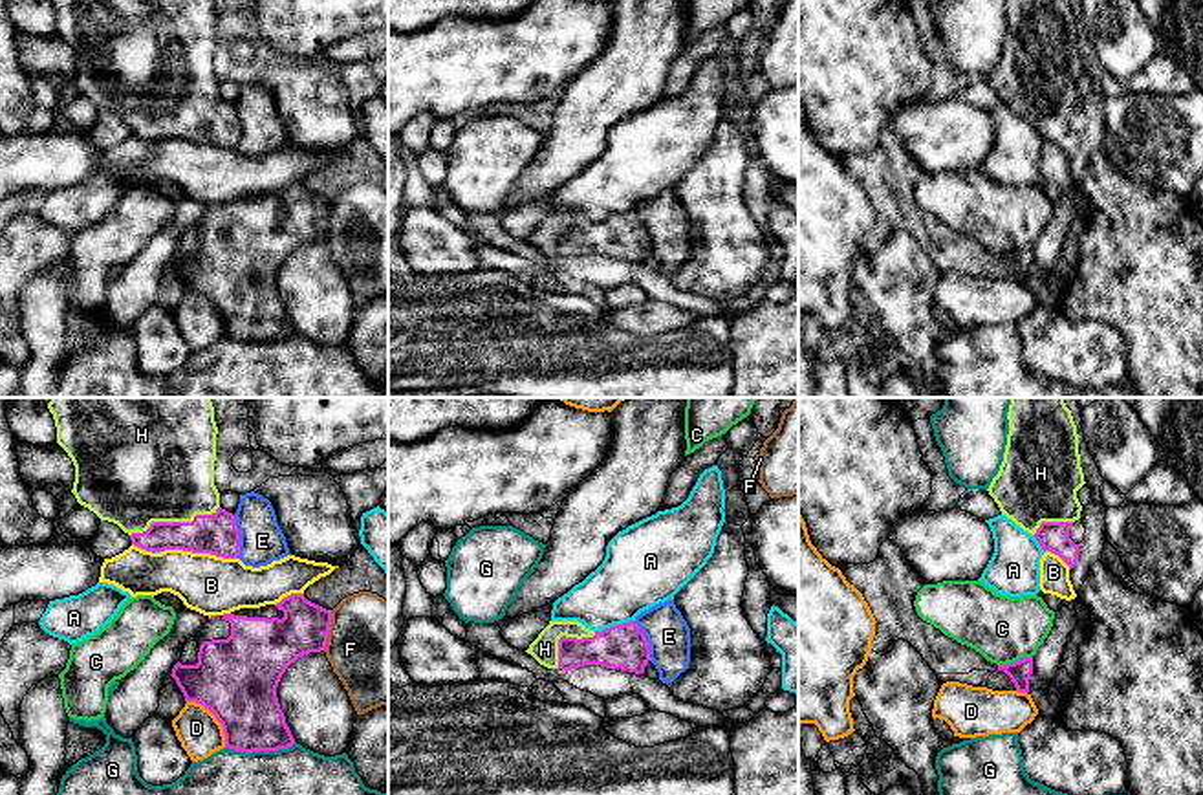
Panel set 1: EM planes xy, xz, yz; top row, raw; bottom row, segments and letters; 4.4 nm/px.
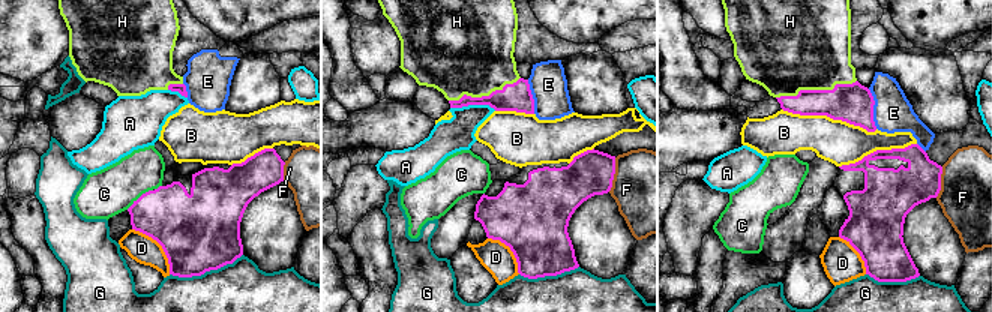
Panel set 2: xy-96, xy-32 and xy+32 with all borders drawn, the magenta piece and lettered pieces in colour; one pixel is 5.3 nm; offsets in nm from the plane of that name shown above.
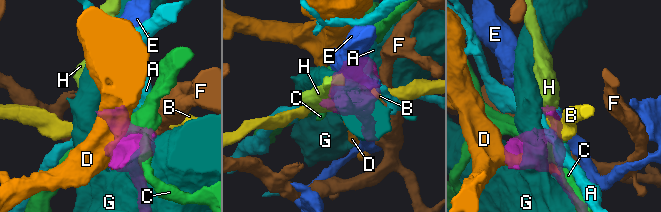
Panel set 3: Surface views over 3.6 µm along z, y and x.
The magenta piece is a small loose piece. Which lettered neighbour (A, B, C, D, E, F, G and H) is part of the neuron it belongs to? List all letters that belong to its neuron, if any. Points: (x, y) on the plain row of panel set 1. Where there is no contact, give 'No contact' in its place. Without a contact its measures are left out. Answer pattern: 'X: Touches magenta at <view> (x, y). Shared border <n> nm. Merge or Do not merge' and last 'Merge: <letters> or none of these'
A: Touches magenta at xz (614, 215). Shared border 190 nm. Do not merge
B: Touches magenta at xy (200, 141). Shared border 340 nm. Do not merge
C: Touches magenta at yz (1015, 251). Shared border 160 nm. Do not merge
D: Touches magenta at xy (216, 308). Shared border 260 nm. Do not merge
E: Touches magenta at xy (238, 127). Shared border 190 nm. Do not merge
F: Touches magenta at xy (328, 220). Shared border 180 nm. Do not merge
G: Touches magenta at xy (260, 339). Shared border 320 nm. Do not merge
H: Touches magenta at xy (173, 112). Shared border 420 nm. Merge
Merge: H

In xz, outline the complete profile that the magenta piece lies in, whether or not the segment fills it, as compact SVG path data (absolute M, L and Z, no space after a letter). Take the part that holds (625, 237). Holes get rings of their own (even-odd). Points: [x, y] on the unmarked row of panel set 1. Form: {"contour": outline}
{"contour": "M549 211L526 240L547 258L601 255L643 264L650 234L635 211L593 222L579 211Z"}

